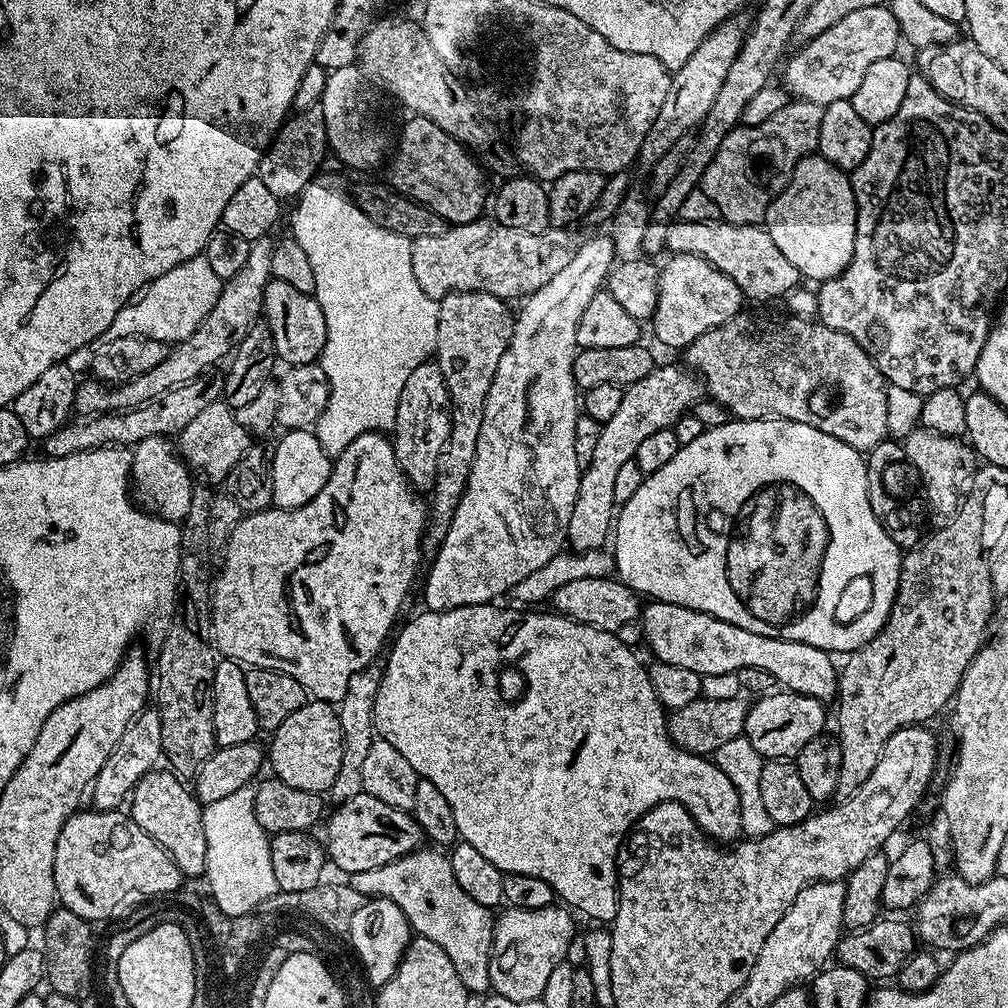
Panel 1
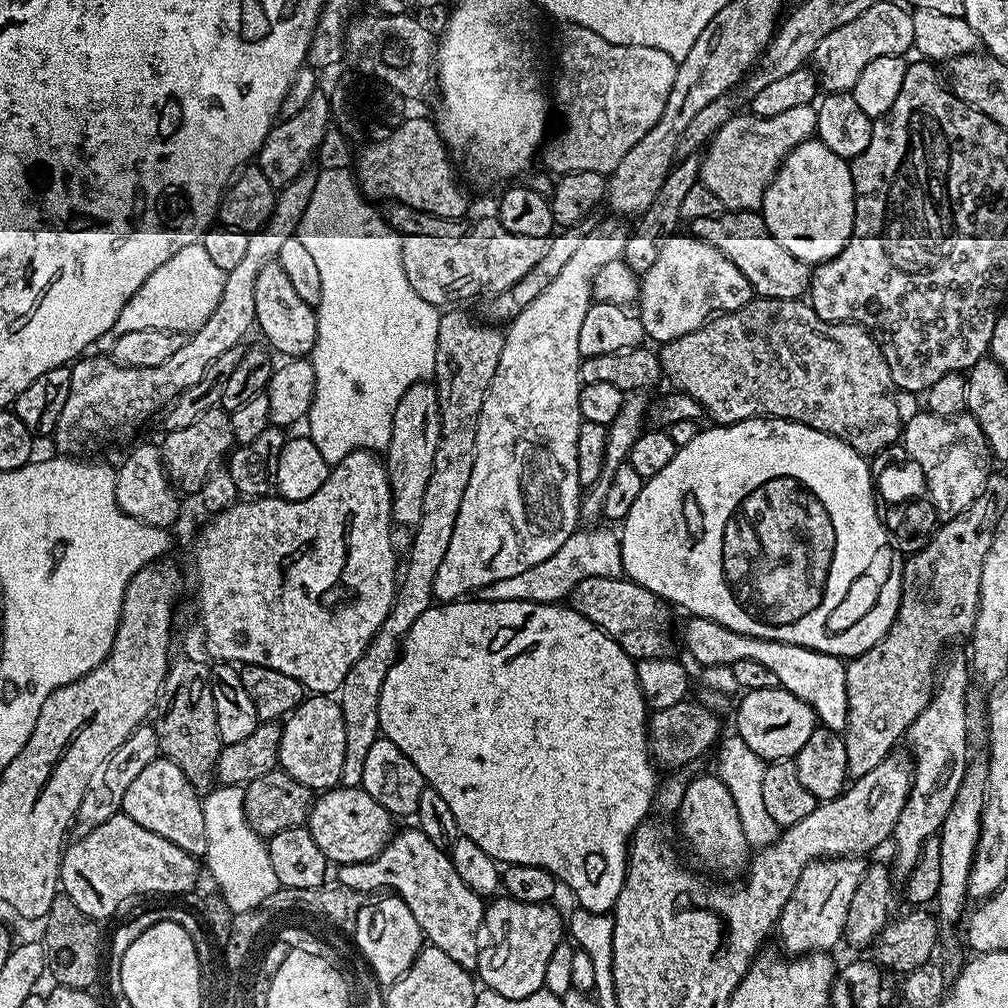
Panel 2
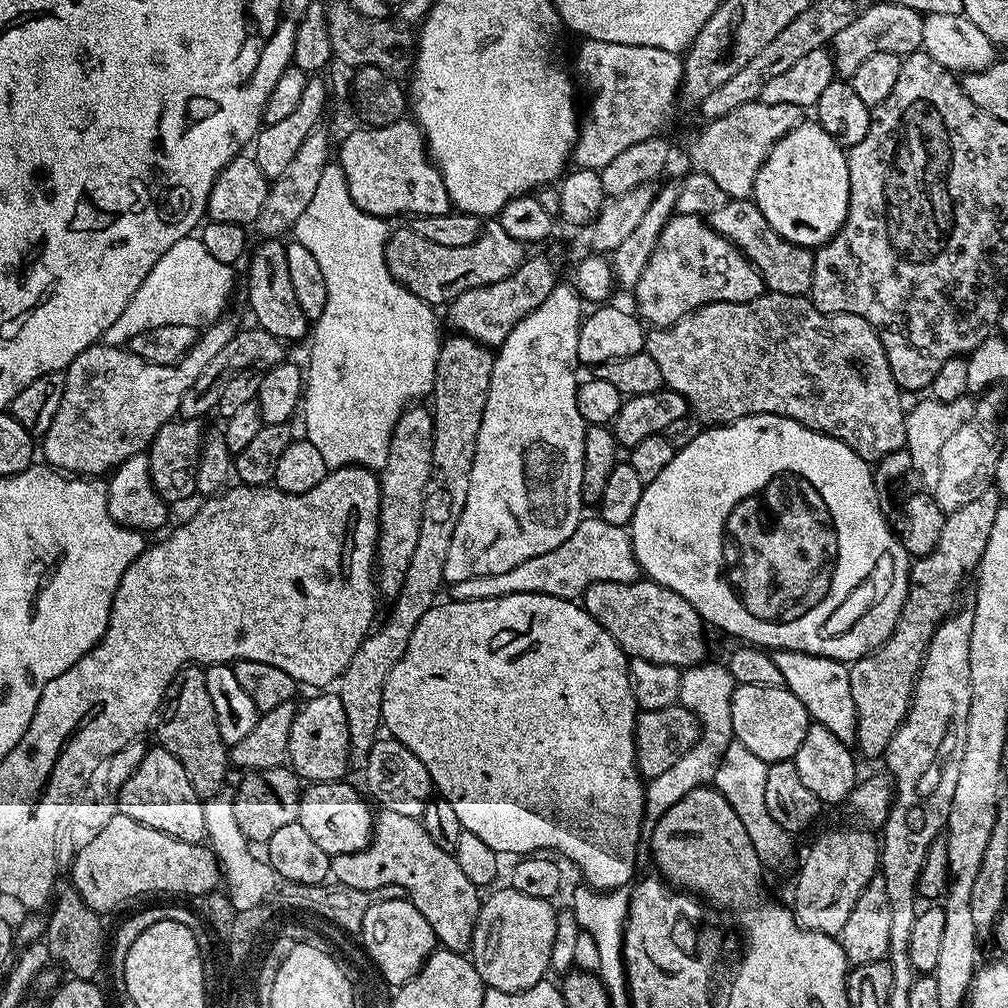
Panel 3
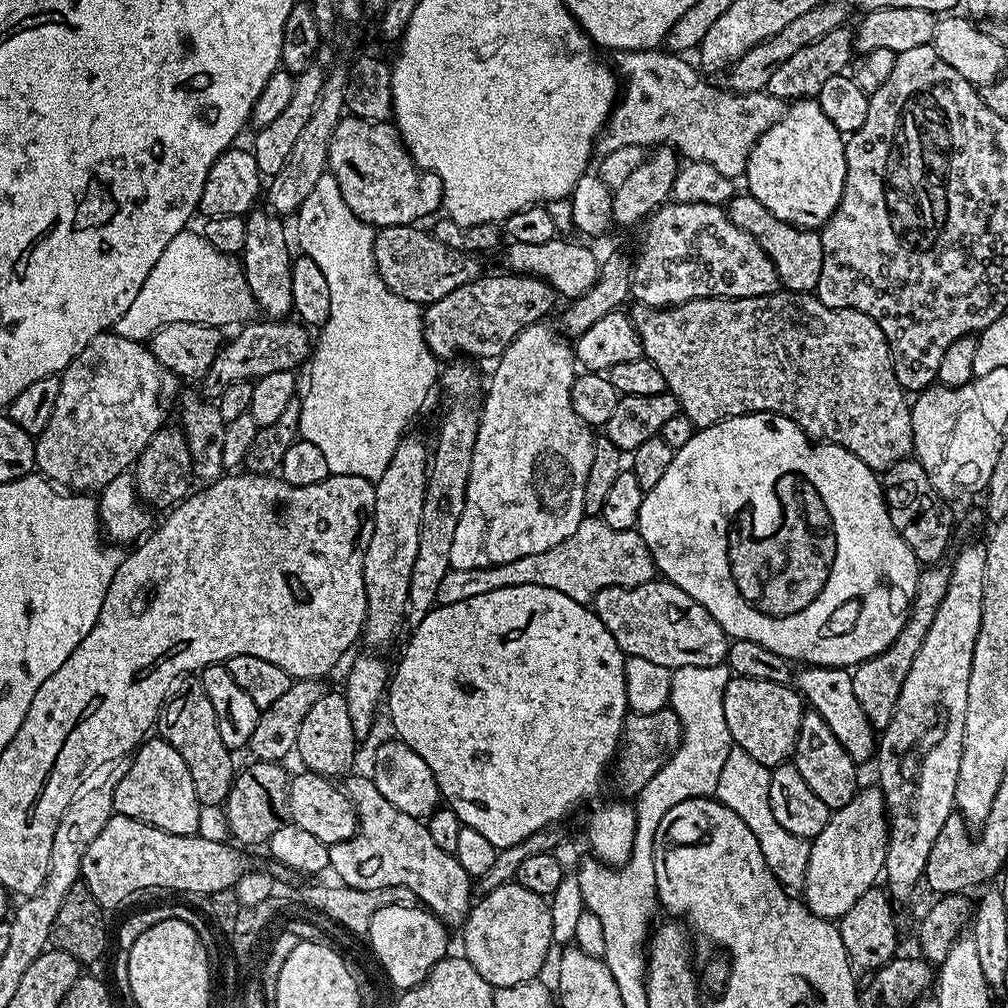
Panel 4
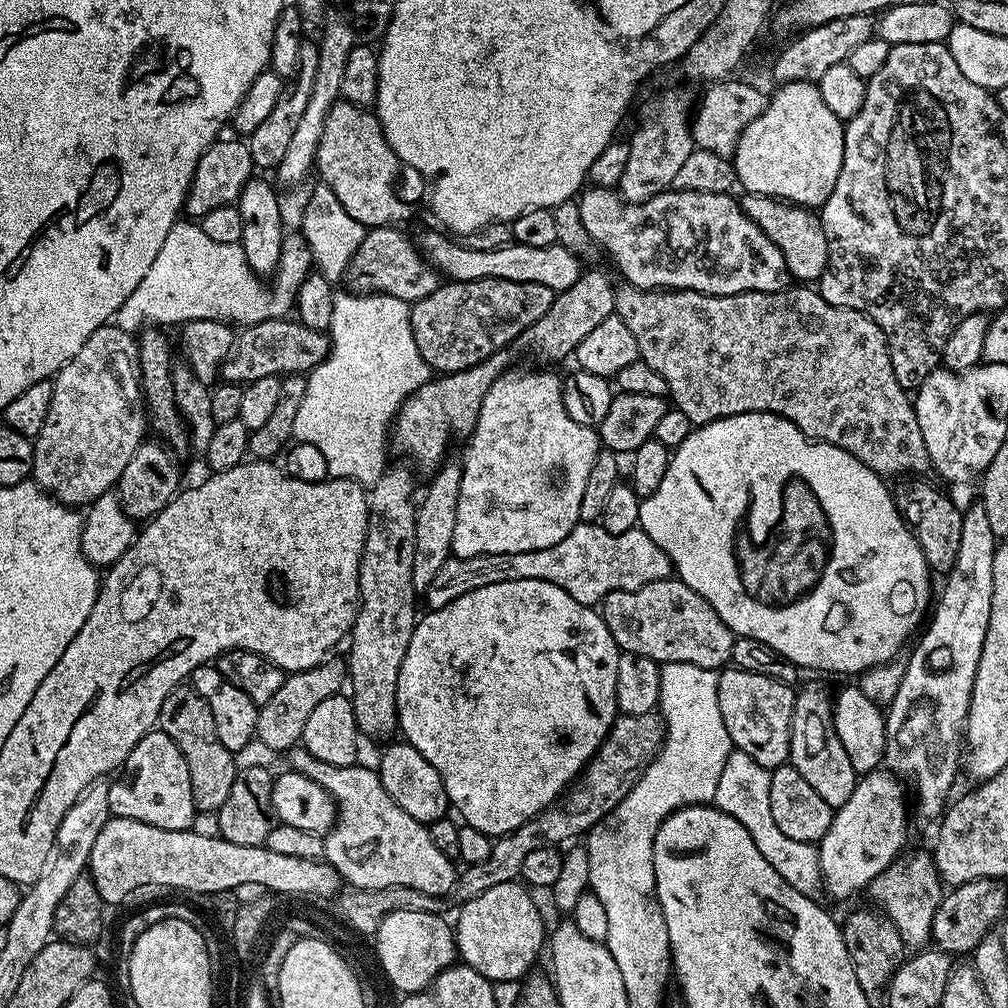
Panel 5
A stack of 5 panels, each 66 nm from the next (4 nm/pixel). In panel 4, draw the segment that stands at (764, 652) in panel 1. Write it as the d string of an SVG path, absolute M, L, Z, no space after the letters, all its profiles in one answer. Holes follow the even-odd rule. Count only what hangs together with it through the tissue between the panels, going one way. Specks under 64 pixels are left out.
M801 667L798 672L798 691L806 701L807 707L811 711L817 712L822 718L822 722L826 722L826 726L830 726L834 738L838 738L838 742L842 742L842 750L846 750L846 754L850 754L850 758L855 764L864 766L867 760L869 763L875 757L878 732L866 718L866 710L862 710L858 698L854 695L854 682L849 669Z

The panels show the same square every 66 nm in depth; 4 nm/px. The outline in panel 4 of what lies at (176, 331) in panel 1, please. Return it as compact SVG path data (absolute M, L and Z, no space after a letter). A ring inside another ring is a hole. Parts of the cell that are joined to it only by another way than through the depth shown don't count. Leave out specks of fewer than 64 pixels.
M185 230L170 238L166 250L162 250L162 258L158 258L150 274L146 274L146 282L142 282L142 290L138 290L138 298L128 311L126 324L130 327L138 327L141 320L142 323L149 324L149 329L152 330L170 322L202 322L211 328L224 330L227 329L227 324L239 325L251 321L257 315L258 307L244 277L241 261L235 255L216 250L199 231L192 231Z

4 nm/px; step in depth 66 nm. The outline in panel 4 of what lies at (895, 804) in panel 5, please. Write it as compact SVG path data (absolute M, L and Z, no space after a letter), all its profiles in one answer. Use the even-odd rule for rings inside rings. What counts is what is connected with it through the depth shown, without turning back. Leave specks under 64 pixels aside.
M861 787L856 796L846 802L846 806L835 809L829 815L826 826L816 836L811 837L810 862L806 866L806 882L802 889L802 899L815 916L823 920L839 921L840 917L877 883L884 870L884 859L888 849L888 818L884 805L884 793L879 787Z

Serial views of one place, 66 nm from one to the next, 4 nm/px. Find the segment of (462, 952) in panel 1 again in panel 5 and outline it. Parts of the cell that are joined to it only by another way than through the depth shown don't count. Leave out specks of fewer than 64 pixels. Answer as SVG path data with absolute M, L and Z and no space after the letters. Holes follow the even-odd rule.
M302 746L291 749L292 764L291 771L306 774L306 778L310 778L314 782L318 782L318 786L322 786L328 793L334 805L334 823L328 829L324 836L324 854L323 859L332 865L336 873L340 875L341 881L345 885L357 888L385 888L386 886L410 886L414 890L418 890L422 894L430 894L441 898L447 897L447 892L451 893L458 883L458 868L455 868L453 861L446 855L442 854L442 850L438 850L438 846L434 846L434 838L430 838L427 827L420 824L414 818L410 818L410 814L406 814L406 810L402 810L402 806L398 806L398 802L394 802L394 798L390 798L390 794L386 794L386 786L382 786L380 781L380 773L375 767L363 768L360 762L351 764L350 766L330 766L326 762L318 762L318 758L311 756Z

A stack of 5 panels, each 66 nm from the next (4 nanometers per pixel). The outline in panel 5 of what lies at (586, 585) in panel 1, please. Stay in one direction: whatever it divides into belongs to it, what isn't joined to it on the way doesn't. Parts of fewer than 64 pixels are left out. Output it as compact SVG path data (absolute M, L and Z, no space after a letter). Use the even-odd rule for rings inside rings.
M678 578L650 582L638 590L614 590L604 596L598 611L604 617L606 626L621 652L642 654L656 661L657 665L690 662L694 666L720 670L732 659L734 633L726 626L726 622L718 618L714 606L710 606L710 602L702 598L702 594L690 590L690 586L686 586Z

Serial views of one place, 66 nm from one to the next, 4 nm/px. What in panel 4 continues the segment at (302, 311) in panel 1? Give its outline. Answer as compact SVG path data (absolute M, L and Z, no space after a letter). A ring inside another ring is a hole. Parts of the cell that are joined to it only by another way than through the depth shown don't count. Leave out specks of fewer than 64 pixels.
M257 206L243 217L245 222L244 246L240 253L241 268L259 311L269 319L282 320L292 312L290 294L290 274L294 252L288 249L288 240L284 237L285 222L279 215Z

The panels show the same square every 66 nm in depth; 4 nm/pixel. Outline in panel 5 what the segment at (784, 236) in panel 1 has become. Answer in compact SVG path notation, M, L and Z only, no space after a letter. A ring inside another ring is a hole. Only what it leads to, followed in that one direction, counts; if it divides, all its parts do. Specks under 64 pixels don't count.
M792 81L776 90L762 114L738 138L734 153L737 181L754 194L818 210L838 182L842 121L822 102L815 83Z

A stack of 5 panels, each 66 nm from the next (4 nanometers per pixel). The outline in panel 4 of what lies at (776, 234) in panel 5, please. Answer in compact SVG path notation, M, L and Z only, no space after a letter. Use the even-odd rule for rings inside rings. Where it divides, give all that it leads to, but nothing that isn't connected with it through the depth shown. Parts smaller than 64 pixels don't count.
M737 194L728 201L726 211L730 222L744 230L758 242L758 246L774 262L781 285L789 292L815 293L818 274L822 274L822 242L819 231L810 228L796 228L793 224L782 222L758 202L751 194Z

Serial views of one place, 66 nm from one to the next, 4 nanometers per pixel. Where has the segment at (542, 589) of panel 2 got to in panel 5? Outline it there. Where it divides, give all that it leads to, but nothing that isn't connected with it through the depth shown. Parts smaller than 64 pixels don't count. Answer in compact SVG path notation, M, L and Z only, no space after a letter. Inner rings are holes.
M577 522L570 530L570 534L562 538L562 542L554 546L546 546L546 550L530 550L522 554L482 554L474 558L448 559L442 566L442 570L438 570L434 582L430 582L426 593L427 607L429 609L441 608L470 590L478 590L478 586L494 586L494 582L510 582L518 578L538 578L546 582L554 582L554 586L562 586L562 590L566 590L566 594L570 594L574 602L596 606L603 601L606 594L614 590L638 590L650 582L669 579L673 572L670 558L664 553L662 546L658 546L658 542L654 542L654 538L650 538L650 534L646 534L643 528L637 526L624 534L611 536L599 523Z

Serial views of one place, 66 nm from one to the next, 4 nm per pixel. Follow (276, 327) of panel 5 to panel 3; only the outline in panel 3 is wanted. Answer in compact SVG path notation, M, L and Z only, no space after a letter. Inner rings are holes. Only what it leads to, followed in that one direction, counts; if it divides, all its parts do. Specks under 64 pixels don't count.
M259 326L251 327L245 332L244 329L237 331L236 336L230 338L230 342L226 342L226 346L222 346L222 351L216 357L210 358L210 362L206 362L206 370L202 370L202 374L198 374L194 386L190 386L188 393L182 398L179 415L183 419L200 420L211 408L212 411L219 409L220 389L234 374L245 372L247 368L267 370L276 364L285 363L285 341L274 338L274 334L268 333L266 329Z

